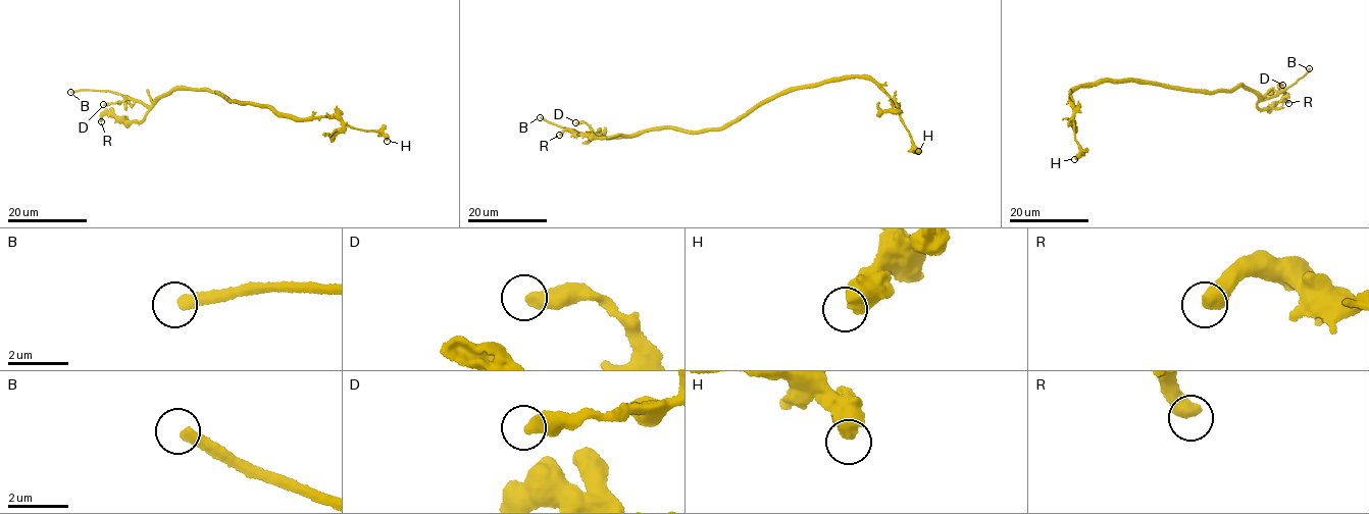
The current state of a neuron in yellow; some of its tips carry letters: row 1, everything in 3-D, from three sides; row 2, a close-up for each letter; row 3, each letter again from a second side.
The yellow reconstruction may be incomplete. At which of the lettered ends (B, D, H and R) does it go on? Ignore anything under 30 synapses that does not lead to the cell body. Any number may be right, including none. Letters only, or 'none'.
B

